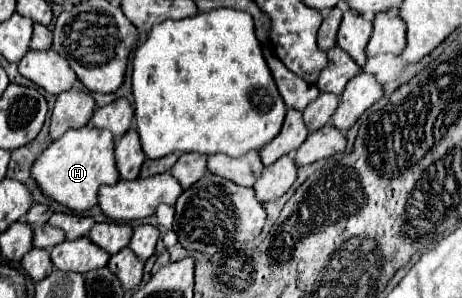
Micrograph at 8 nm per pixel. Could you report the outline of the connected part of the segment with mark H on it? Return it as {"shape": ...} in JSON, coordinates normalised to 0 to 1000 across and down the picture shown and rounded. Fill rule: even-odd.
{"shape":[[[195,413],[186,426],[147,440],[139,460],[113,473],[113,487],[78,527],[78,547],[69,547],[69,601],[100,661],[160,715],[177,715],[203,695],[212,681],[212,628],[247,621],[255,607],[242,446],[208,433]]]}

